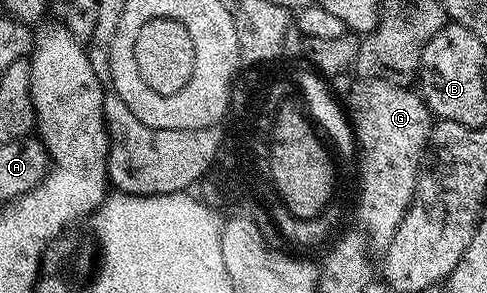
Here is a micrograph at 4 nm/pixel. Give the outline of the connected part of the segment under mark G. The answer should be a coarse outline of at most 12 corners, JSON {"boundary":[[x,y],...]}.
{"boundary":[[363,80],[346,111],[359,220],[386,250],[433,135],[422,95]]}

